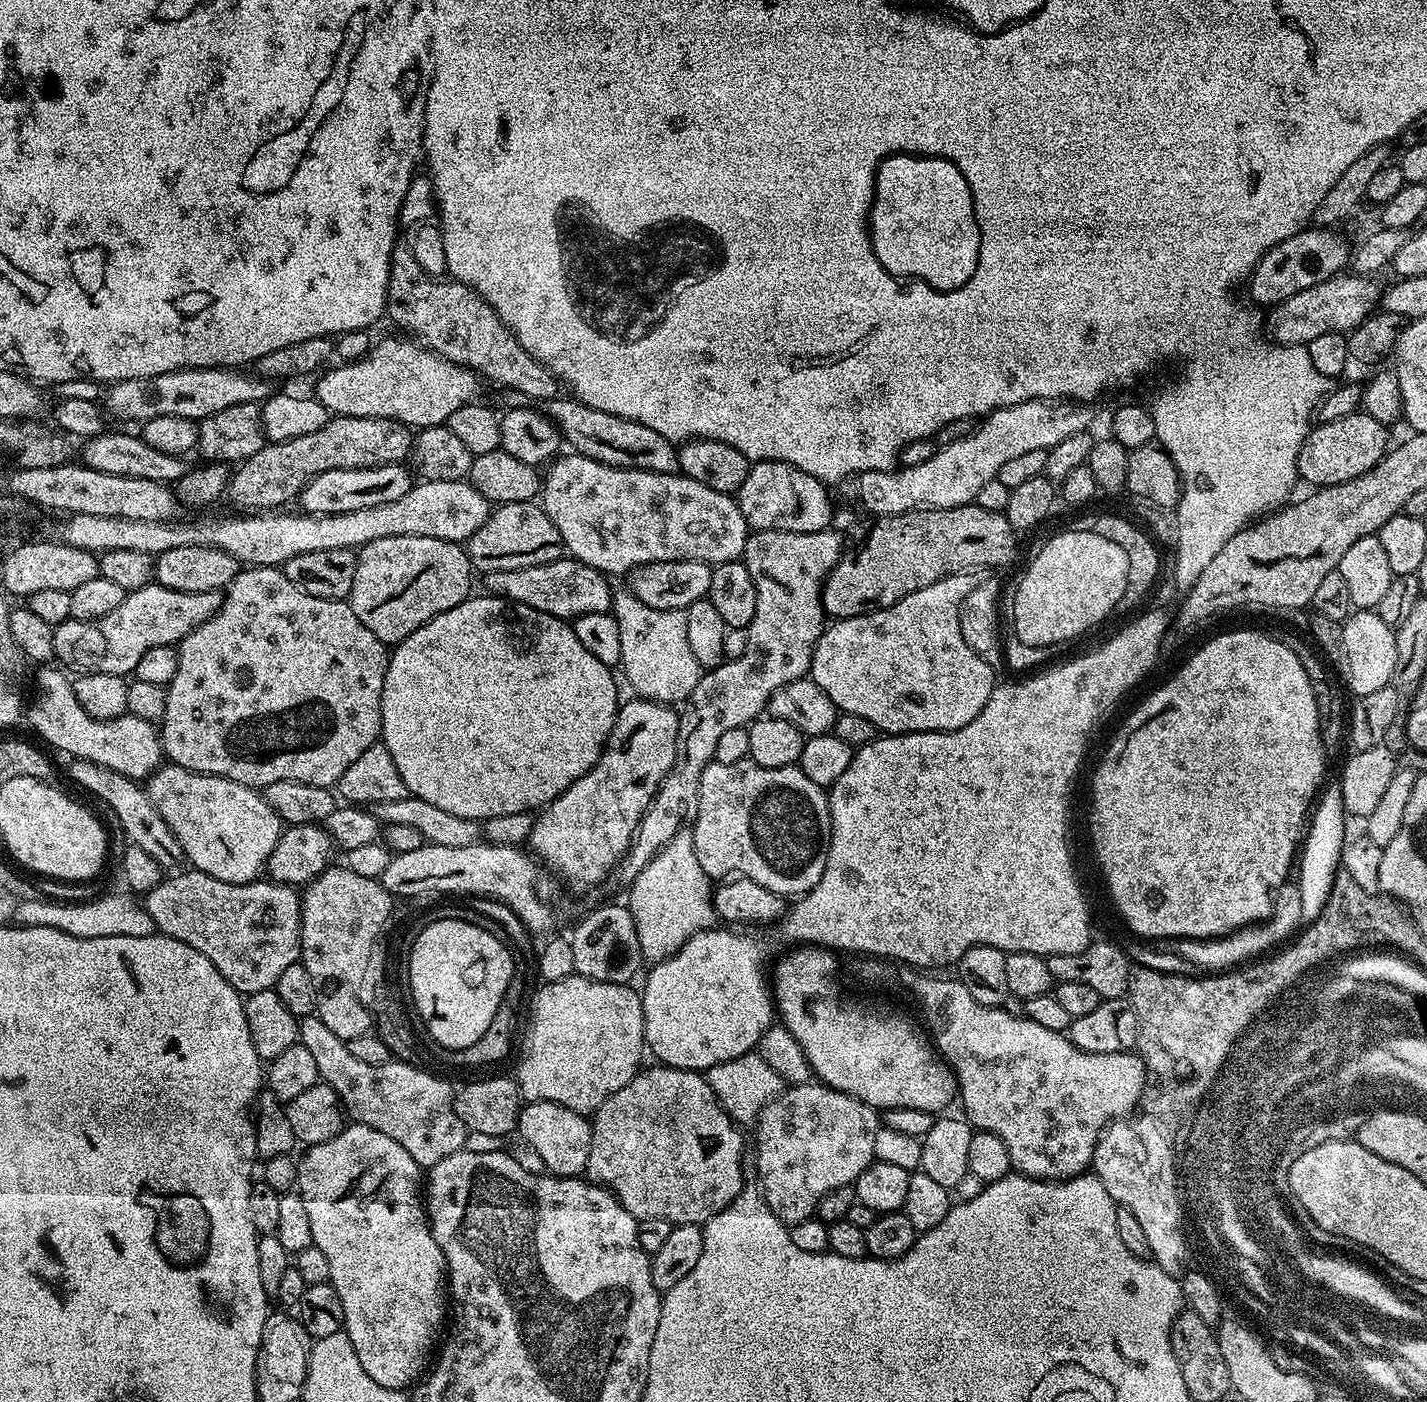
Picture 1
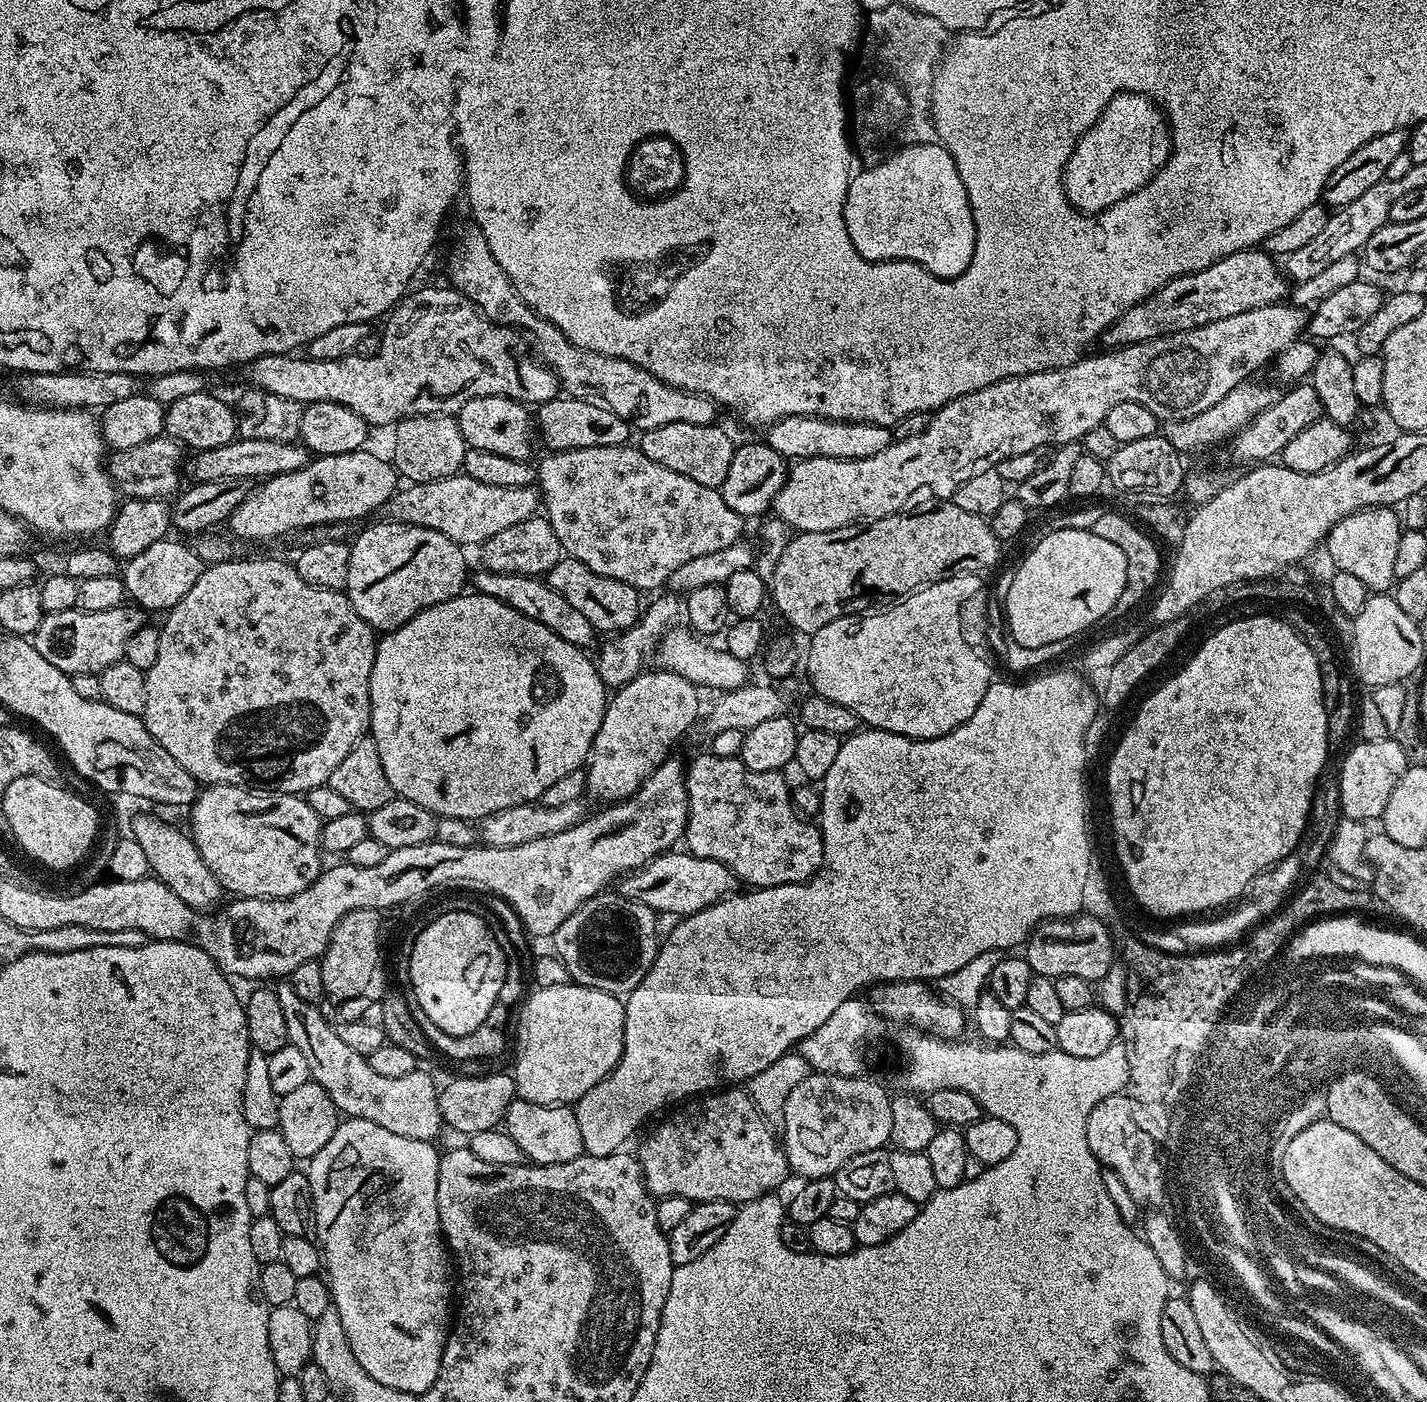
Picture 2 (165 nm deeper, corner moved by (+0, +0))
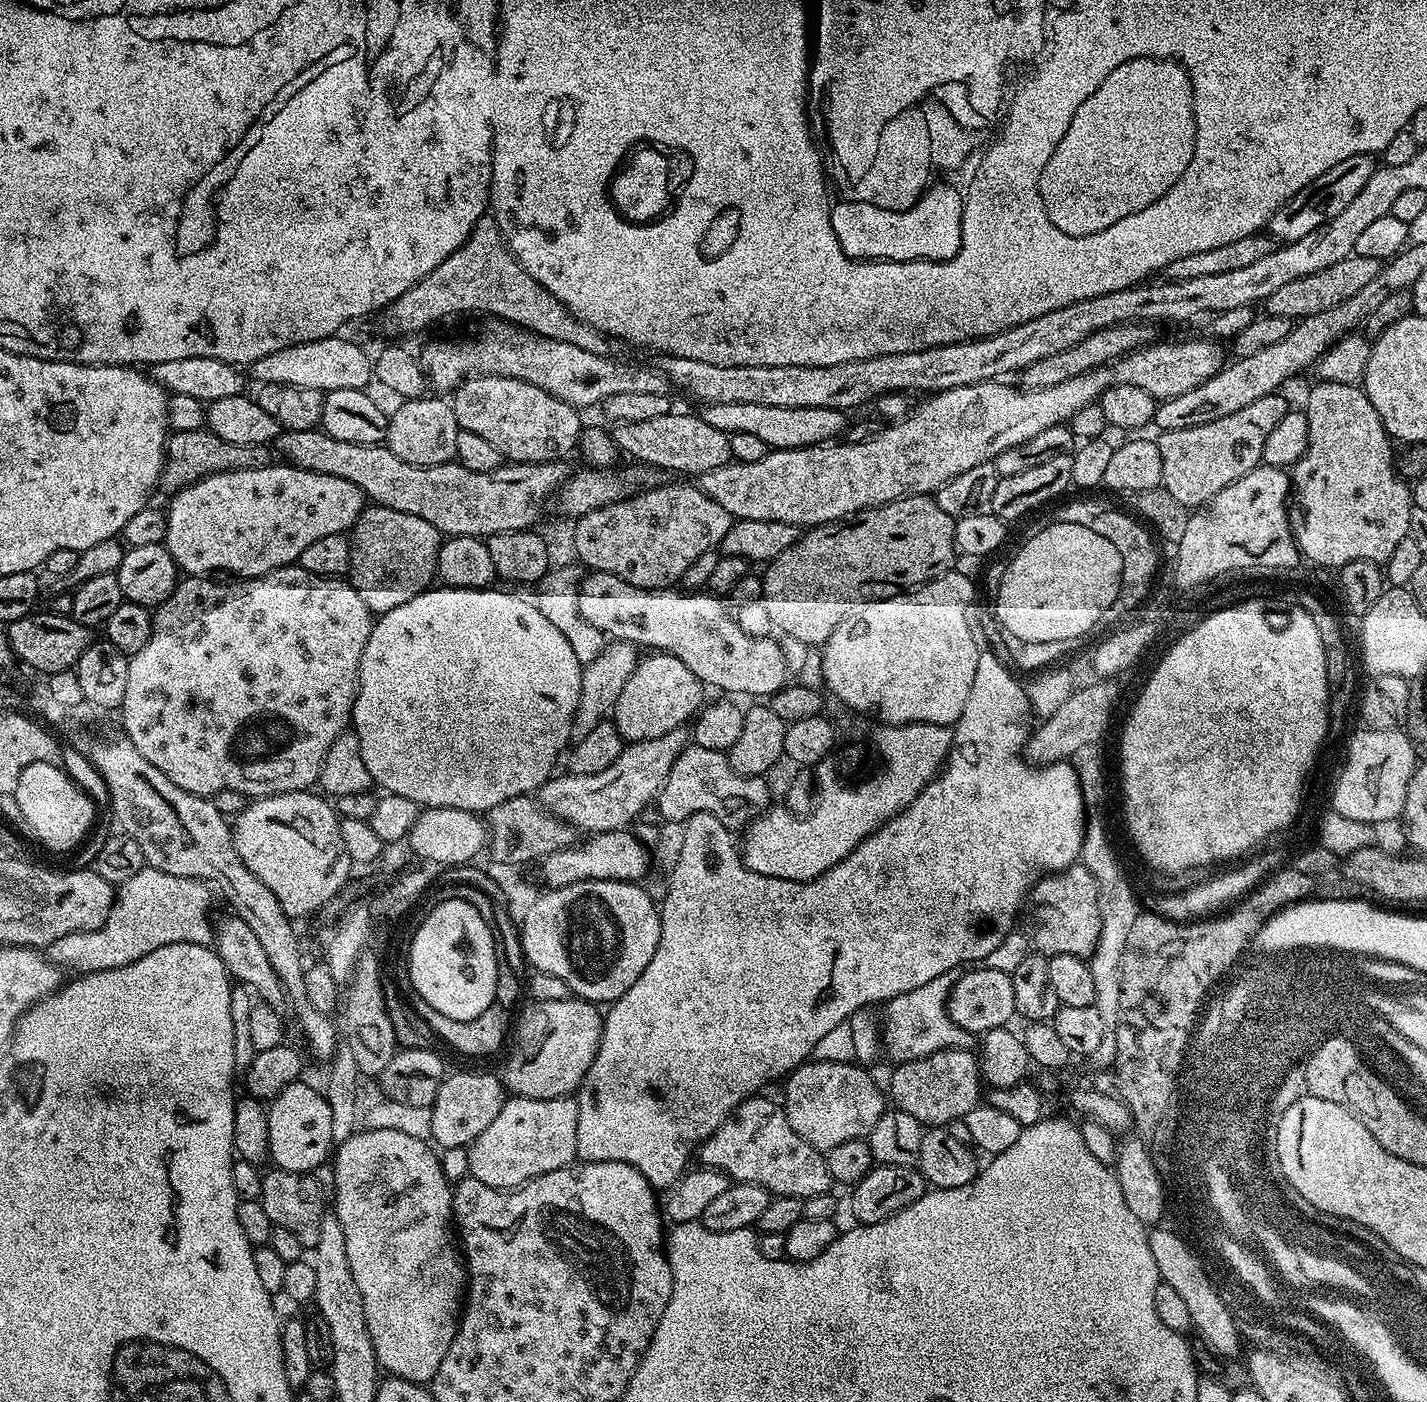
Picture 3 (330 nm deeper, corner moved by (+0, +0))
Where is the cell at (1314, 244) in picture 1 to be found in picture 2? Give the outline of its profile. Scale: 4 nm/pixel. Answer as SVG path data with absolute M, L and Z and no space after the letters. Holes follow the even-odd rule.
M1263 250L1235 252L1202 270L1174 278L1162 290L1150 294L1150 298L1130 306L1122 318L1100 335L1099 343L1108 350L1124 348L1127 344L1194 330L1234 314L1246 314L1246 310L1258 310L1258 306L1278 304L1289 296L1290 284L1277 257Z

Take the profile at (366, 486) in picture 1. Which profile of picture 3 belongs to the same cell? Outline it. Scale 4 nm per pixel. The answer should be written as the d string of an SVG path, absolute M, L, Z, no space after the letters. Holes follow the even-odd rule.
M273 462L262 470L219 472L183 488L169 500L172 501L166 507L168 521L163 545L170 550L181 573L202 577L220 574L216 572L232 572L228 574L236 578L251 578L295 565L302 550L318 538L347 533L366 507L364 491L354 486L354 482L334 478L334 474L293 468L287 462Z

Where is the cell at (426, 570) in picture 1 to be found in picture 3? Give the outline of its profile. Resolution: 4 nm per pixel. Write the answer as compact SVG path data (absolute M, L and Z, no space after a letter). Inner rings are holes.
M368 506L356 519L350 532L350 539L352 541L350 583L358 590L358 594L362 594L362 602L366 602L366 606L373 614L394 610L394 606L402 606L402 602L410 602L410 598L433 587L436 555L442 543L442 536L434 526L430 526L430 522L422 522L422 518L414 514L402 514L398 510Z

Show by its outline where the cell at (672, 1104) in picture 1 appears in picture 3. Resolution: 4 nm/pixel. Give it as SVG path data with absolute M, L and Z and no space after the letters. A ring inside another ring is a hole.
M764 1094L751 1096L743 1100L718 1126L718 1130L709 1140L704 1141L698 1149L698 1160L703 1167L714 1168L727 1174L729 1181L737 1184L757 1184L762 1186L773 1197L799 1196L807 1198L814 1194L822 1194L833 1187L834 1181L830 1170L824 1161L825 1153L820 1152L810 1142L806 1142L790 1126L783 1107L772 1100L767 1100Z

